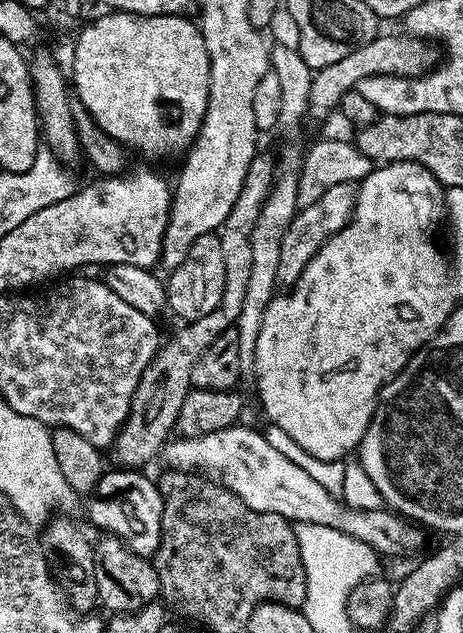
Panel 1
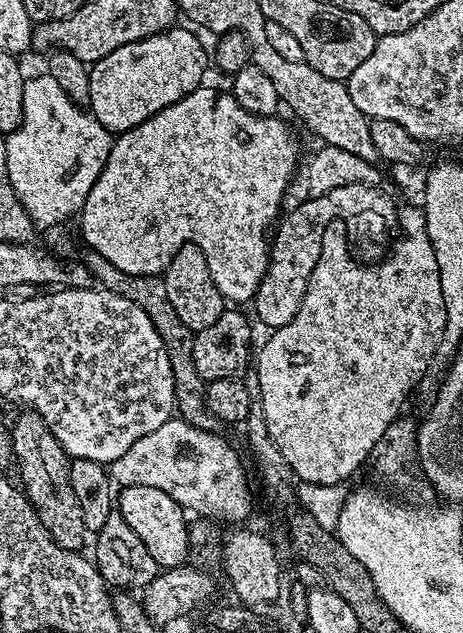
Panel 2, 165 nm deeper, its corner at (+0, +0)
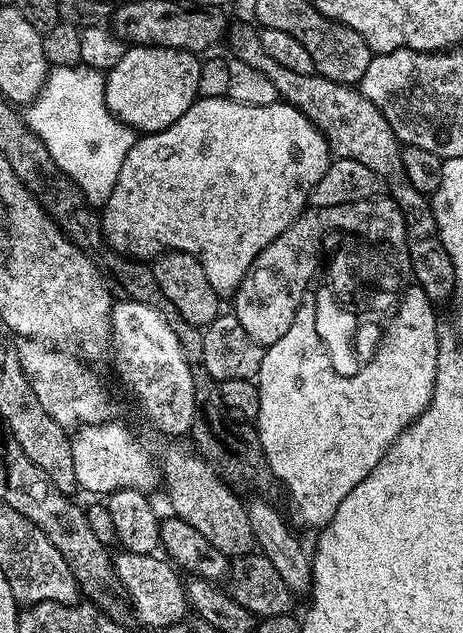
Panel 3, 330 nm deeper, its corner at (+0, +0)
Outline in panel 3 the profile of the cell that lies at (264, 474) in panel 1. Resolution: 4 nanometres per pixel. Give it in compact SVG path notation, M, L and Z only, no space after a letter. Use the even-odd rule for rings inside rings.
M86 424L71 433L72 465L76 484L88 492L107 494L123 488L136 488L139 492L151 493L152 488L160 488L162 472L152 461L152 456L136 441L134 433L120 424Z

